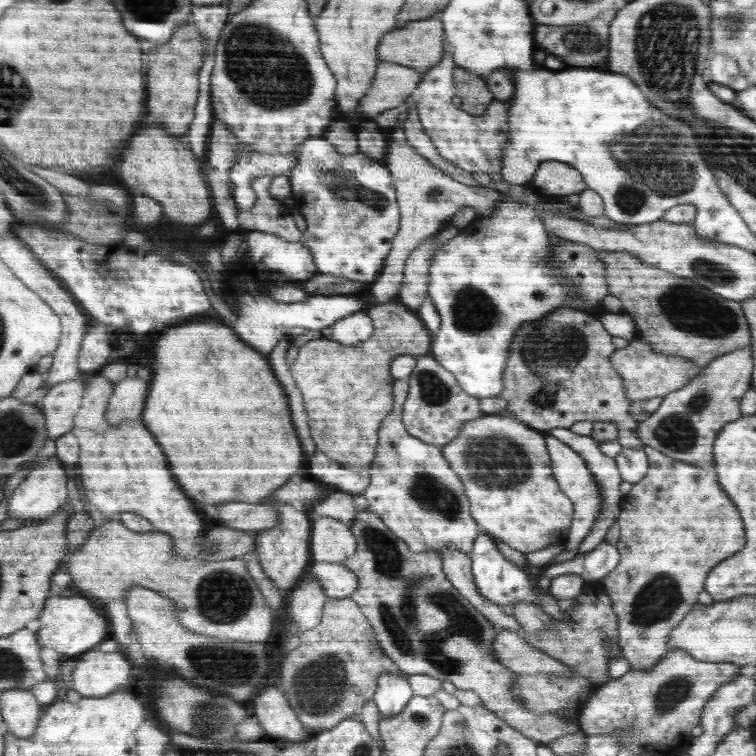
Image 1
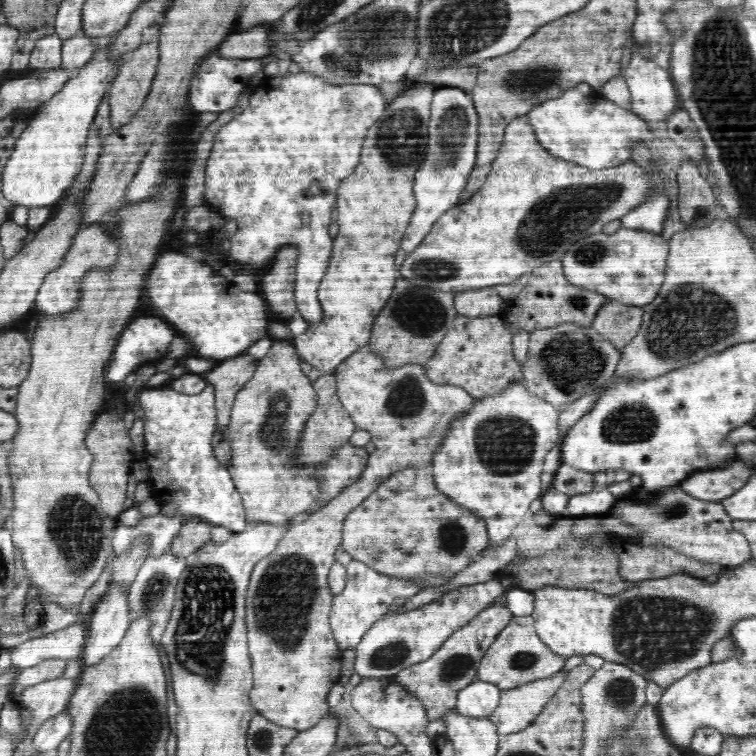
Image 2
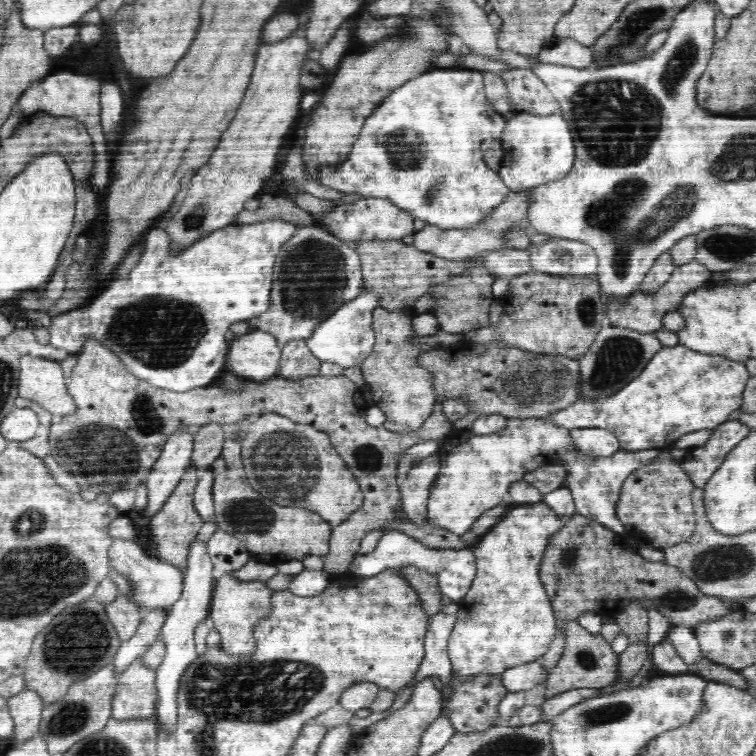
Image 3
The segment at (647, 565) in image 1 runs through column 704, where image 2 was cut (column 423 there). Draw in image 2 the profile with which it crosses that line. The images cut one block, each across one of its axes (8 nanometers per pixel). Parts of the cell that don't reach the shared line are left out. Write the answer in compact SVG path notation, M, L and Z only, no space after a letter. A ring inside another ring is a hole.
M410 466L394 472L382 481L382 484L379 484L378 488L362 501L362 504L346 516L342 542L343 549L353 560L367 564L383 575L418 582L424 589L432 590L434 587L444 586L453 579L453 576L479 557L487 548L489 533L481 516L470 513L470 510L450 500L445 493L438 492L429 467Z

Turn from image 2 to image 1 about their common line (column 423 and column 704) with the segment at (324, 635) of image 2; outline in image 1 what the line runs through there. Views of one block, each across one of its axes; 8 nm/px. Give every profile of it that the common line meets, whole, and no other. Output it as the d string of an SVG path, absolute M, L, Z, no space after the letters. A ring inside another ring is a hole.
M752 344L712 360L702 369L702 376L663 397L658 410L644 422L639 422L638 433L643 446L659 449L674 460L711 469L715 462L715 440L727 424L742 416L740 400L753 381Z

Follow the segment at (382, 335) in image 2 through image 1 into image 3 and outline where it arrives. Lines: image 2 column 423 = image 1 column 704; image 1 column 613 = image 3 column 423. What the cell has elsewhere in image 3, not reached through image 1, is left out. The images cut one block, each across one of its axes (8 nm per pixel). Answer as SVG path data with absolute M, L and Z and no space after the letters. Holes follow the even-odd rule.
M362 240L353 244L361 258L361 272L365 284L376 294L381 294L379 307L390 312L411 310L419 298L428 293L432 281L446 281L464 272L464 262L444 260L430 252L418 251L413 245L403 245L401 240Z

